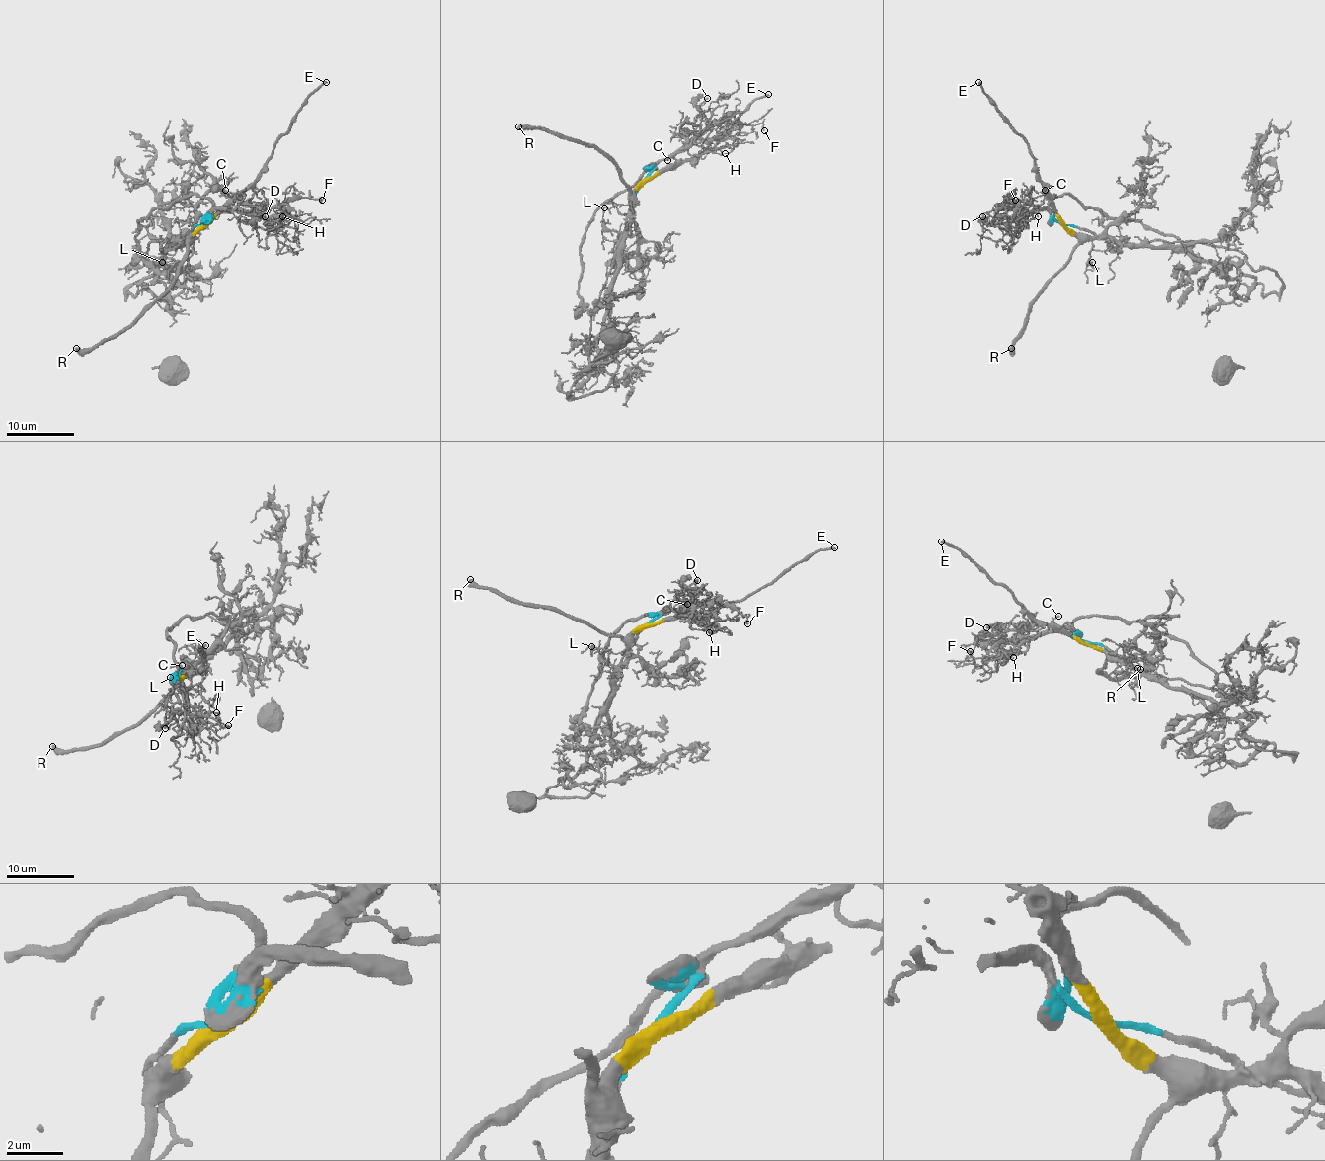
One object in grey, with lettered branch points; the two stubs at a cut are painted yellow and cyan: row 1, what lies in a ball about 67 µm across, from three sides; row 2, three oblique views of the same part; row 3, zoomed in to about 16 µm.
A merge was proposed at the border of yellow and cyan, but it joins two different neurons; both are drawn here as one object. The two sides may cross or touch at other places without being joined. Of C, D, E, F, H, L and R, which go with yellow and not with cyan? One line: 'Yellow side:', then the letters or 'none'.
Yellow side: C, E, L, R

